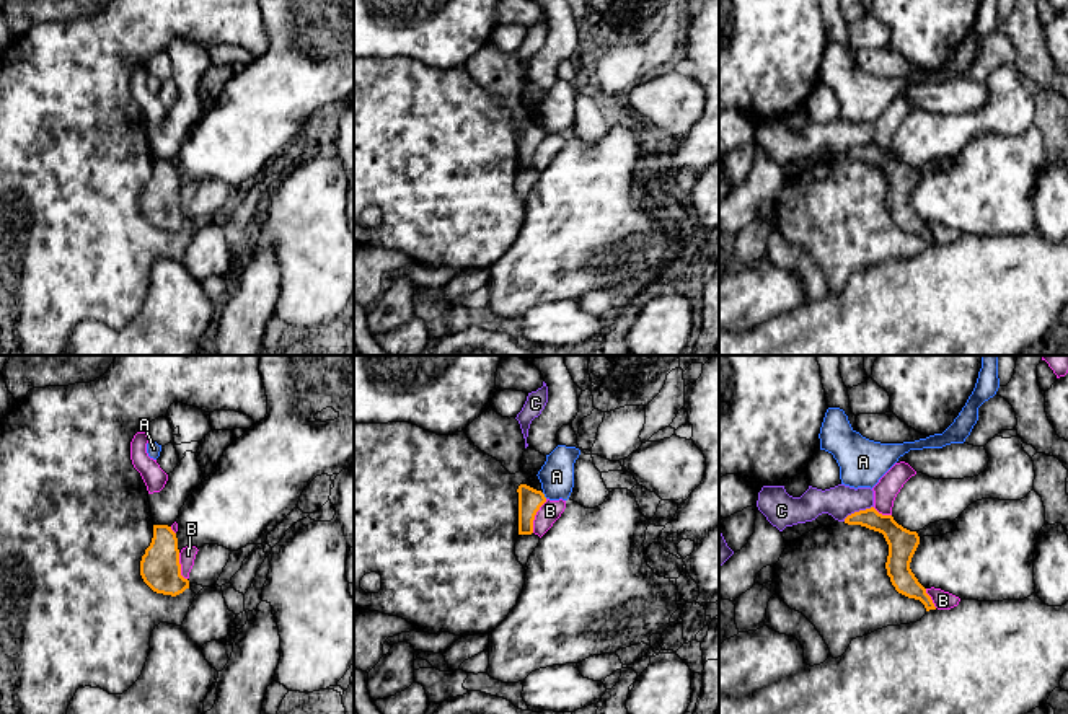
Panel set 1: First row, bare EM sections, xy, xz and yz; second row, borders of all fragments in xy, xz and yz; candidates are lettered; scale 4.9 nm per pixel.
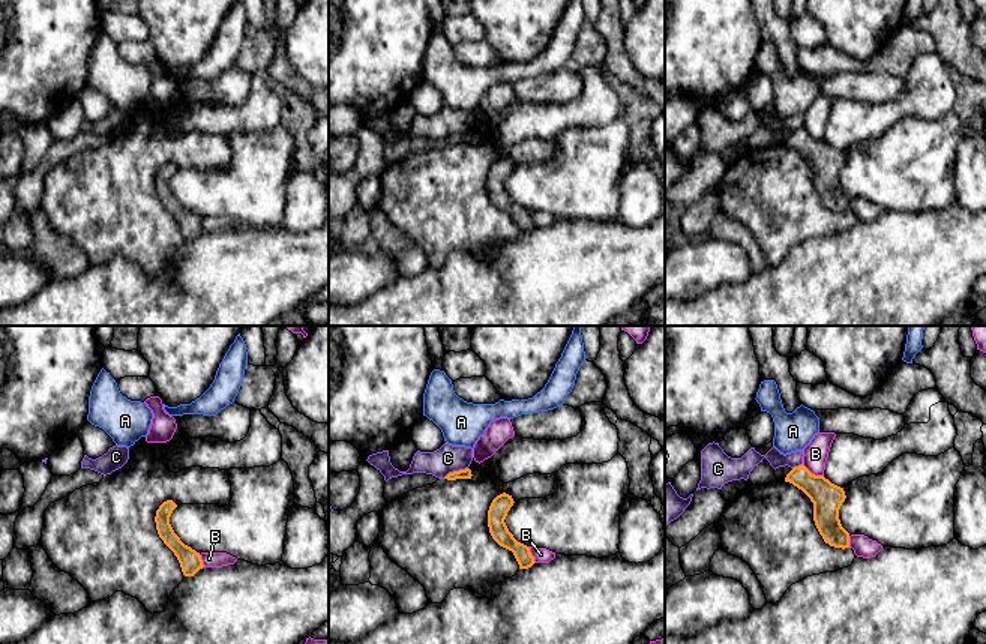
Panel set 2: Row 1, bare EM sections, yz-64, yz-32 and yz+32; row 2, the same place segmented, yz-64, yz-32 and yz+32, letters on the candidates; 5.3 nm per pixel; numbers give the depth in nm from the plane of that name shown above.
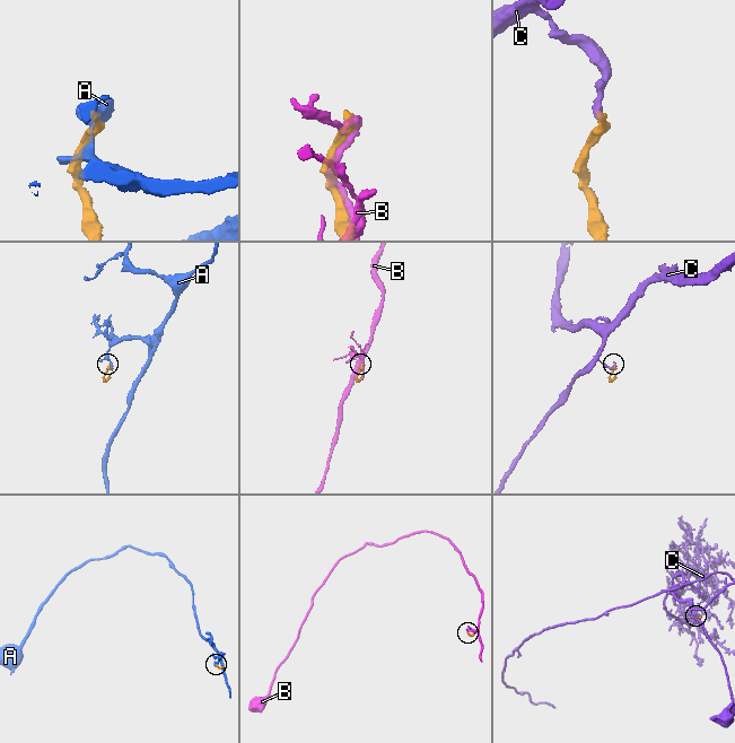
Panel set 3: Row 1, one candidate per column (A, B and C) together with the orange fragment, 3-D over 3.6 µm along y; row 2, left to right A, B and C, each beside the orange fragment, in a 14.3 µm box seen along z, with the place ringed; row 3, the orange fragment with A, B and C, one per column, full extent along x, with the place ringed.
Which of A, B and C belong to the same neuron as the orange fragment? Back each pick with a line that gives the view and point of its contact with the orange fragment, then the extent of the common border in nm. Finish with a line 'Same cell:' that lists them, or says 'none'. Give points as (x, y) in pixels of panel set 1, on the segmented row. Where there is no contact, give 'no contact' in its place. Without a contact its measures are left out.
Same cell: none

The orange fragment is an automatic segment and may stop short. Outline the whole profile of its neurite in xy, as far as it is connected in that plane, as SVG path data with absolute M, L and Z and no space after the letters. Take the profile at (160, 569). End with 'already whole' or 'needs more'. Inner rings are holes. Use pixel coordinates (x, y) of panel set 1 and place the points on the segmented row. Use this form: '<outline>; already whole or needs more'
M153 525L153 538L140 561L143 582L157 593L176 597L189 588L181 575L176 533L168 525Z; already whole

